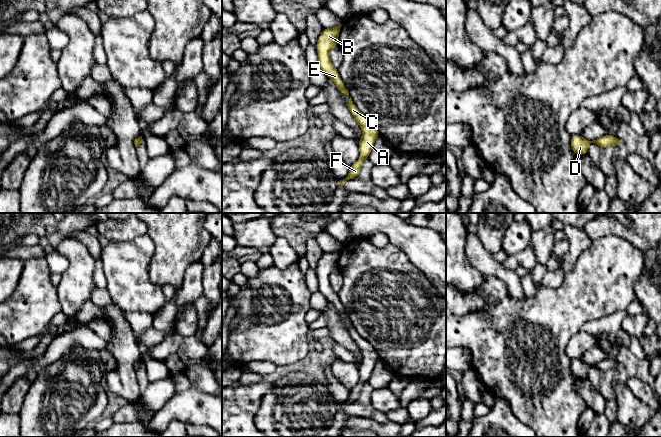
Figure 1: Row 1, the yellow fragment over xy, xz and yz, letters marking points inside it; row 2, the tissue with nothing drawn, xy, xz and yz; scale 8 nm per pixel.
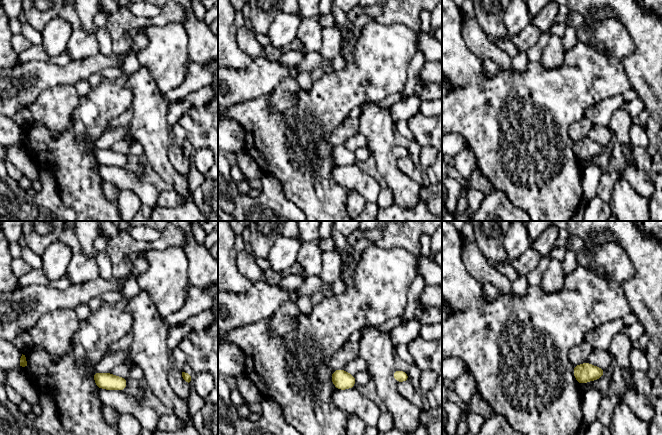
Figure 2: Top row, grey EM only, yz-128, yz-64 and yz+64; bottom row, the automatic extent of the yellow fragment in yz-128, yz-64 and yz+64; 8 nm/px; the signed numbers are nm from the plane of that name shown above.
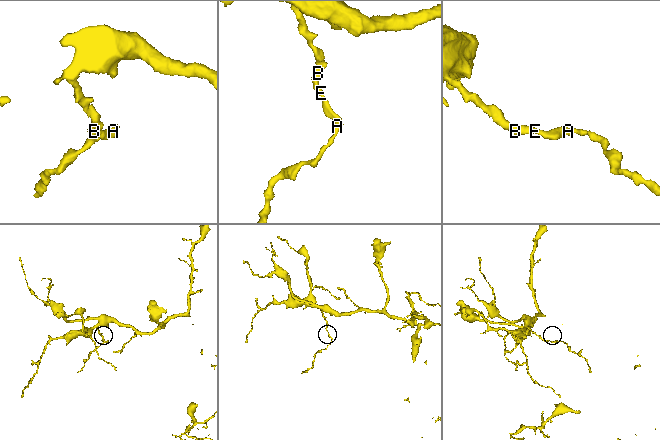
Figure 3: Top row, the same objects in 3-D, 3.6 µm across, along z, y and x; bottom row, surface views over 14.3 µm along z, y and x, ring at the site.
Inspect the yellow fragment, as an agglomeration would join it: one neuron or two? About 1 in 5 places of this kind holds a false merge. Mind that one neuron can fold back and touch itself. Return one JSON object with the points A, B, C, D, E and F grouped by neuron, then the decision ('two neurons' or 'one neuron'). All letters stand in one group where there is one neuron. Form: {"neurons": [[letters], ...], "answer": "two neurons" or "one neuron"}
{"neurons": [["A", "B", "C", "D", "E", "F"]], "answer": "one neuron"}

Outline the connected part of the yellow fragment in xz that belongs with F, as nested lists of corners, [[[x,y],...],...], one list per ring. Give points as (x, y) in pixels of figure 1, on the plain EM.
[[[350,321],[349,327],[346,328],[349,335],[351,336],[354,343],[357,345],[358,349],[362,353],[362,363],[358,365],[359,374],[360,374],[360,383],[356,385],[352,390],[349,391],[348,400],[340,404],[339,409],[344,410],[345,406],[348,403],[358,402],[360,399],[360,392],[362,388],[367,384],[371,373],[376,365],[377,360],[379,359],[379,355],[374,349],[374,347],[362,338],[356,329],[353,327],[352,322]]]

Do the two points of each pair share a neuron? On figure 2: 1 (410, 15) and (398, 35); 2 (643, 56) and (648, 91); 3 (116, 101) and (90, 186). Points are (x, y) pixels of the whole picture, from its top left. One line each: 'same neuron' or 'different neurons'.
1: different neurons
2: same neuron
3: same neuron

